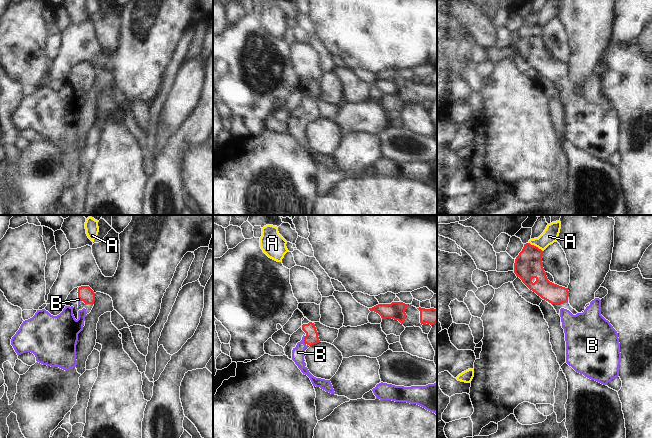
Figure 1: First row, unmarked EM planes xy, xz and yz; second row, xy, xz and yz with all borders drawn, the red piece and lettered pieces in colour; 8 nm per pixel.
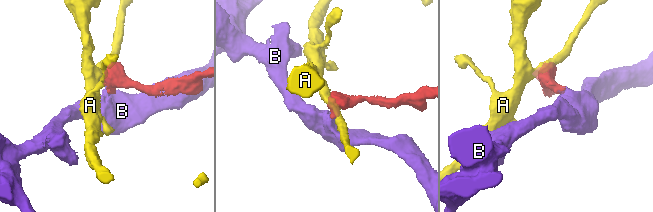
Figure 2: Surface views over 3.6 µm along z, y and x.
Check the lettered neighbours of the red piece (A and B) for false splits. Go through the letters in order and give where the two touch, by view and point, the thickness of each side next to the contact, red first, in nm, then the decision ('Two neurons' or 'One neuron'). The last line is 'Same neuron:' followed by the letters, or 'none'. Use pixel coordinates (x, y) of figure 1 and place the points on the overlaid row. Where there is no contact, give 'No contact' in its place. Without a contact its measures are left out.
A: Touches red at yz (535, 246). Thickness 220 nm (red) against 120 nm. Two neurons
B: Touches red at xz (304, 340). Thickness 110 nm (red) against 100 nm. One neuron
Same neuron: B

